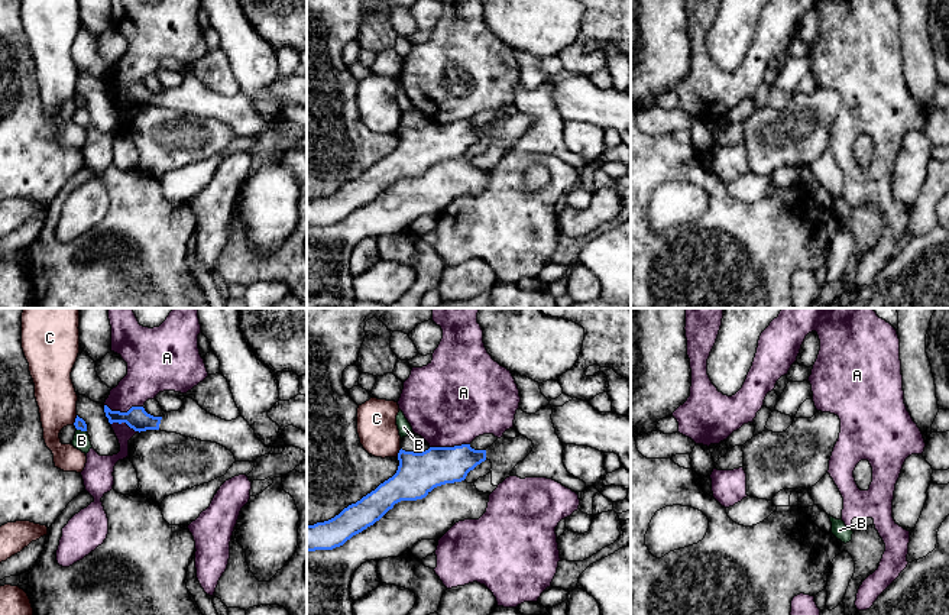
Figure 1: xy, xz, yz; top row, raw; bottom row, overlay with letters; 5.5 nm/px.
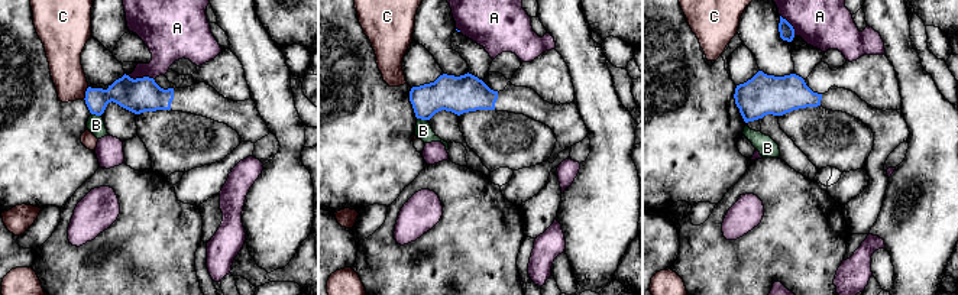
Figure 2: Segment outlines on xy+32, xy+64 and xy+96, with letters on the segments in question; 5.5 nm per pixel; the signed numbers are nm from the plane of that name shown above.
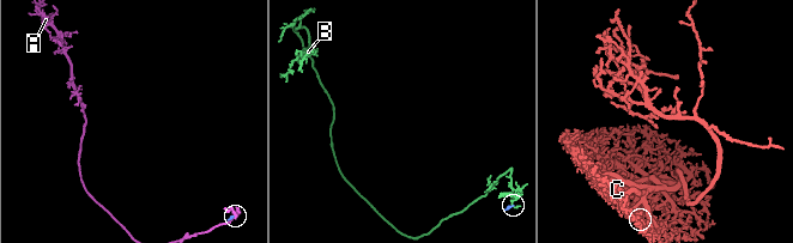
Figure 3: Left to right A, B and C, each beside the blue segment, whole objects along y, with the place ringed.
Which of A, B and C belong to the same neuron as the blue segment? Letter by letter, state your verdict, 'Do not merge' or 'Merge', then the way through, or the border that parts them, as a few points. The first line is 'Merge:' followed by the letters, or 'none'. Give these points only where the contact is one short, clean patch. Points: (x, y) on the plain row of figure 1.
Merge: none
A: Do not merge
B: Do not merge. Boundary: xy (77, 104), (86, 107)
C: Do not merge

